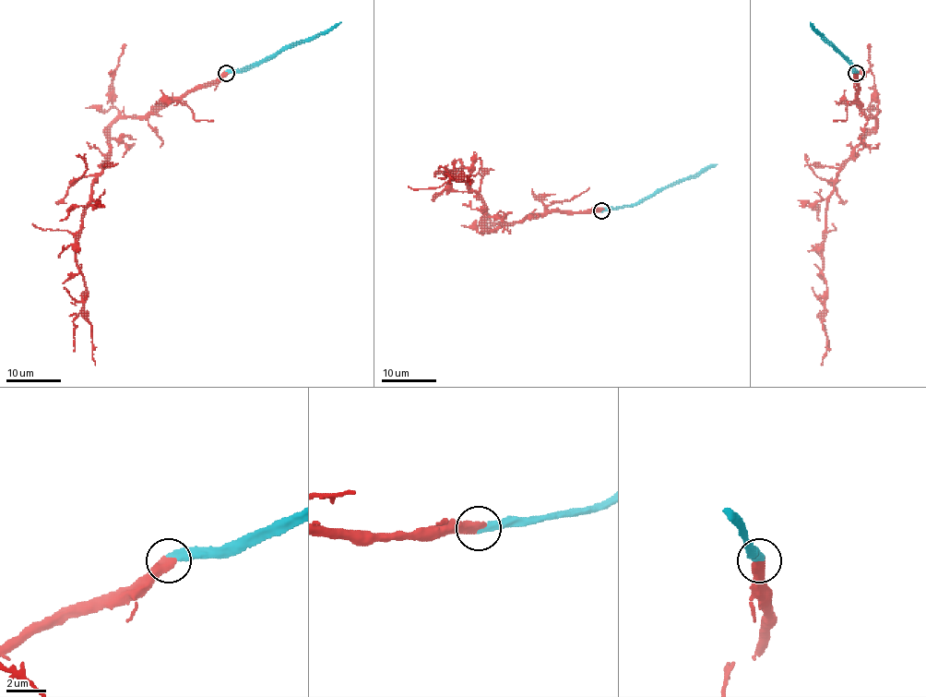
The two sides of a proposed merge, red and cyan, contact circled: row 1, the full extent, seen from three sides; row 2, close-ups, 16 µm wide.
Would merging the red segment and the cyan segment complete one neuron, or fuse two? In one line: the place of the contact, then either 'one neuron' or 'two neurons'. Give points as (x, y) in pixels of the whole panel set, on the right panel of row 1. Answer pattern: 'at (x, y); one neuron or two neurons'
at (856, 73); one neuron

